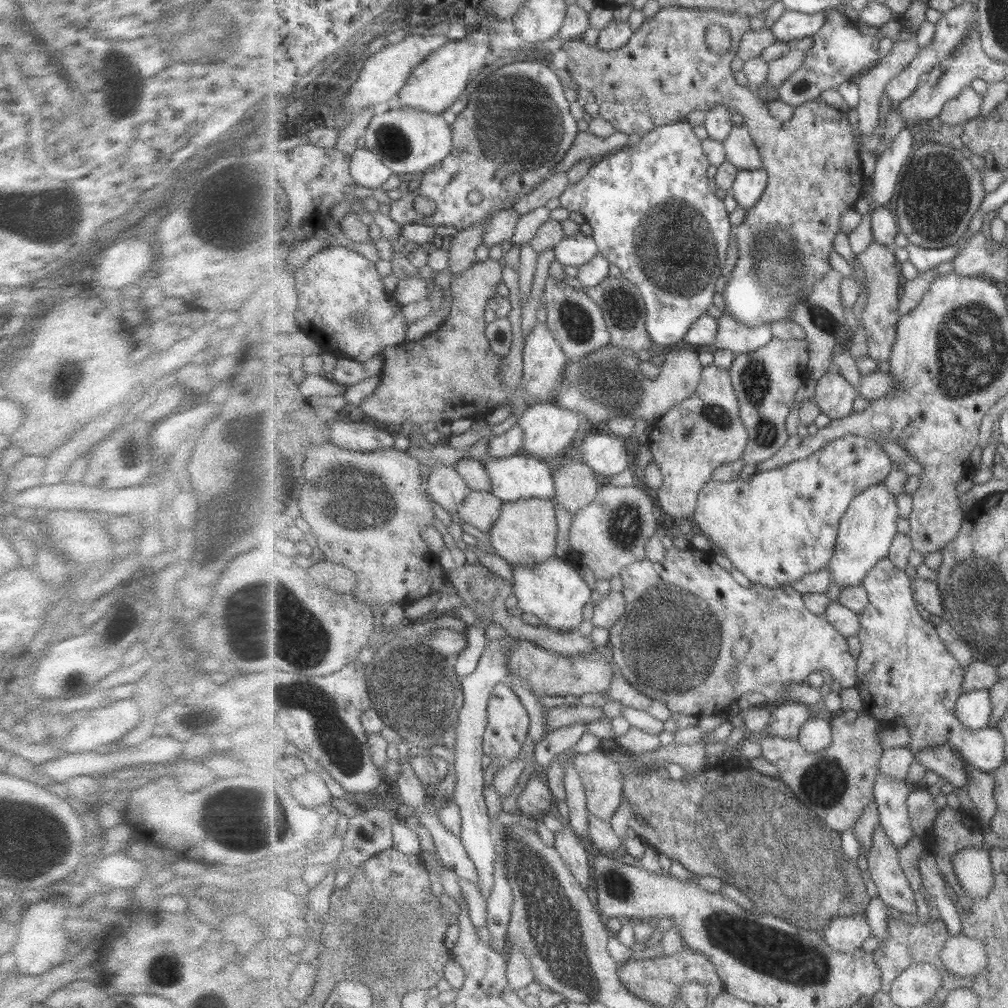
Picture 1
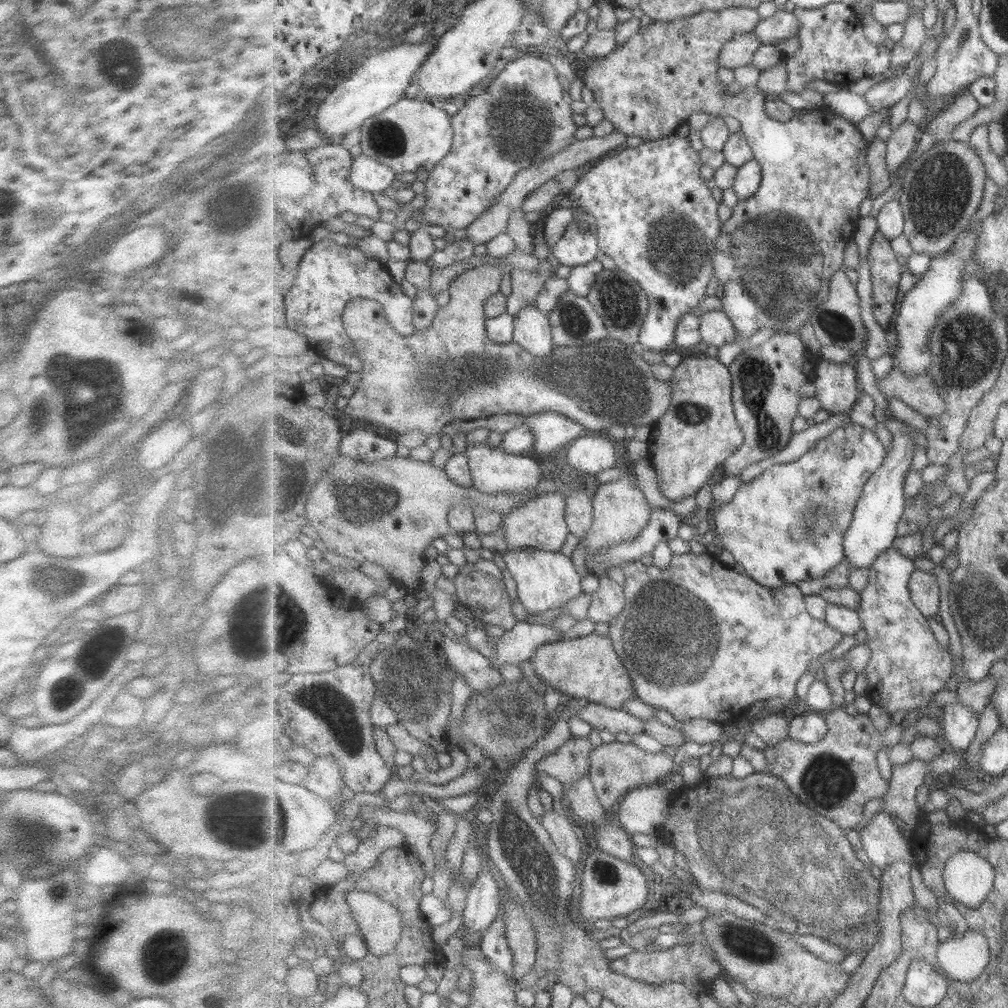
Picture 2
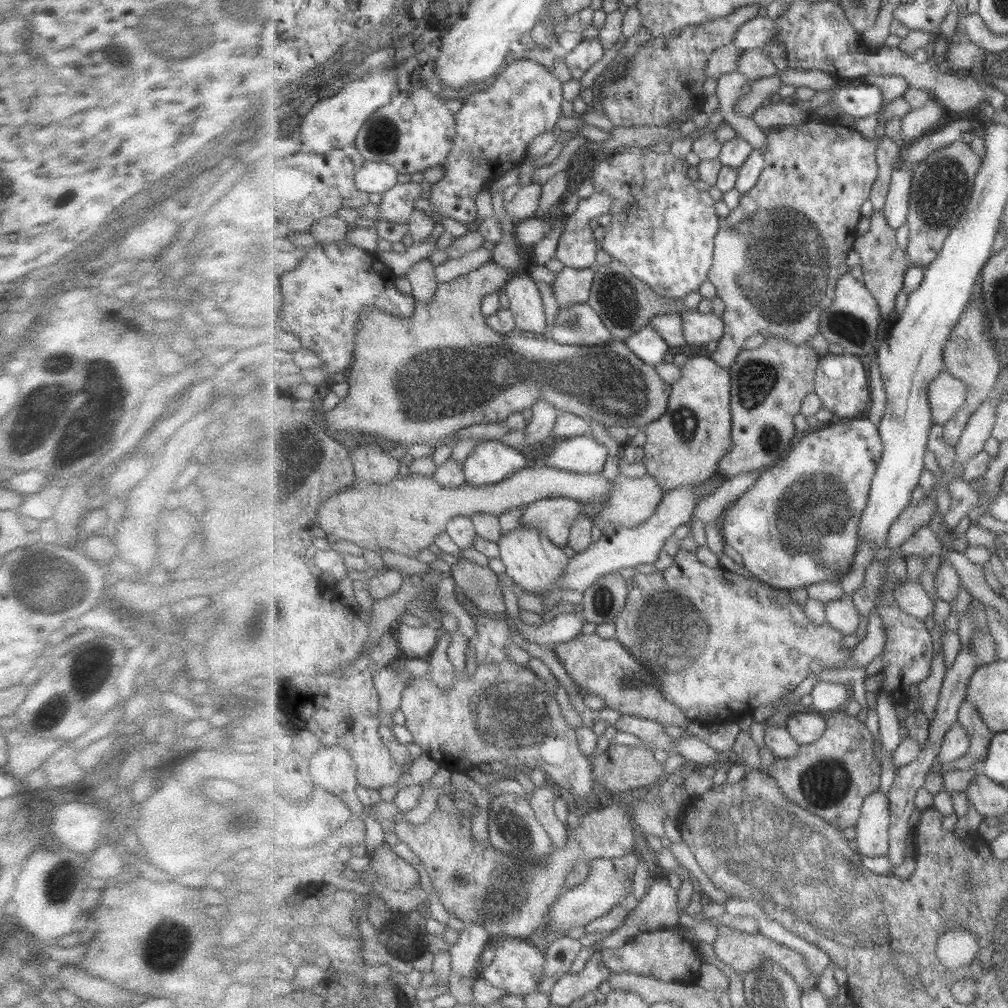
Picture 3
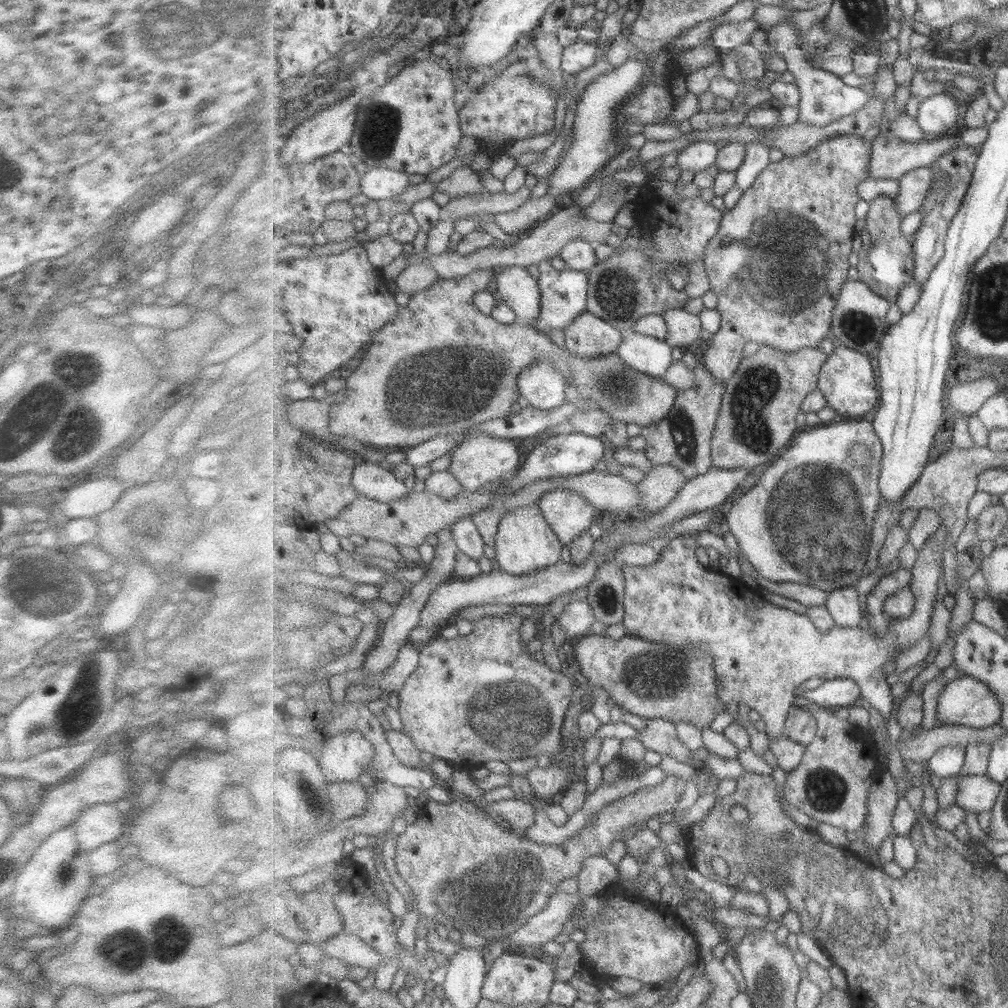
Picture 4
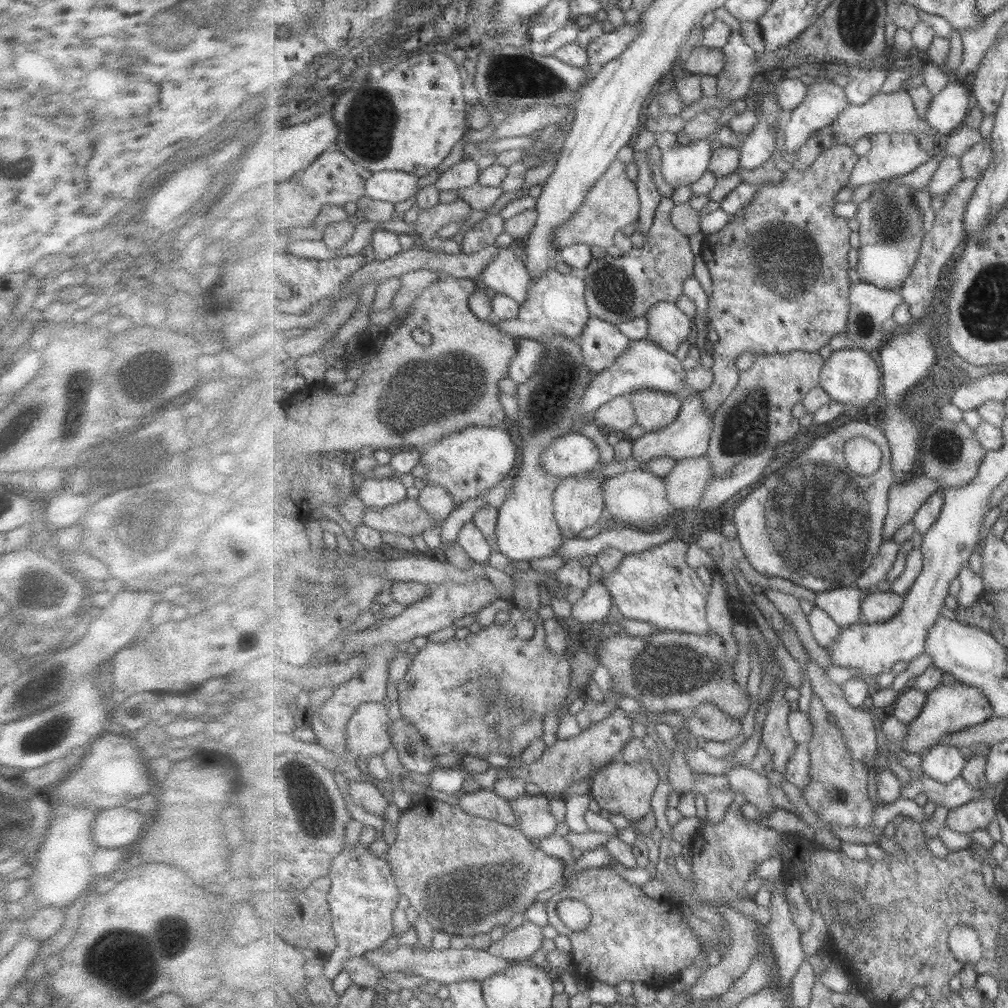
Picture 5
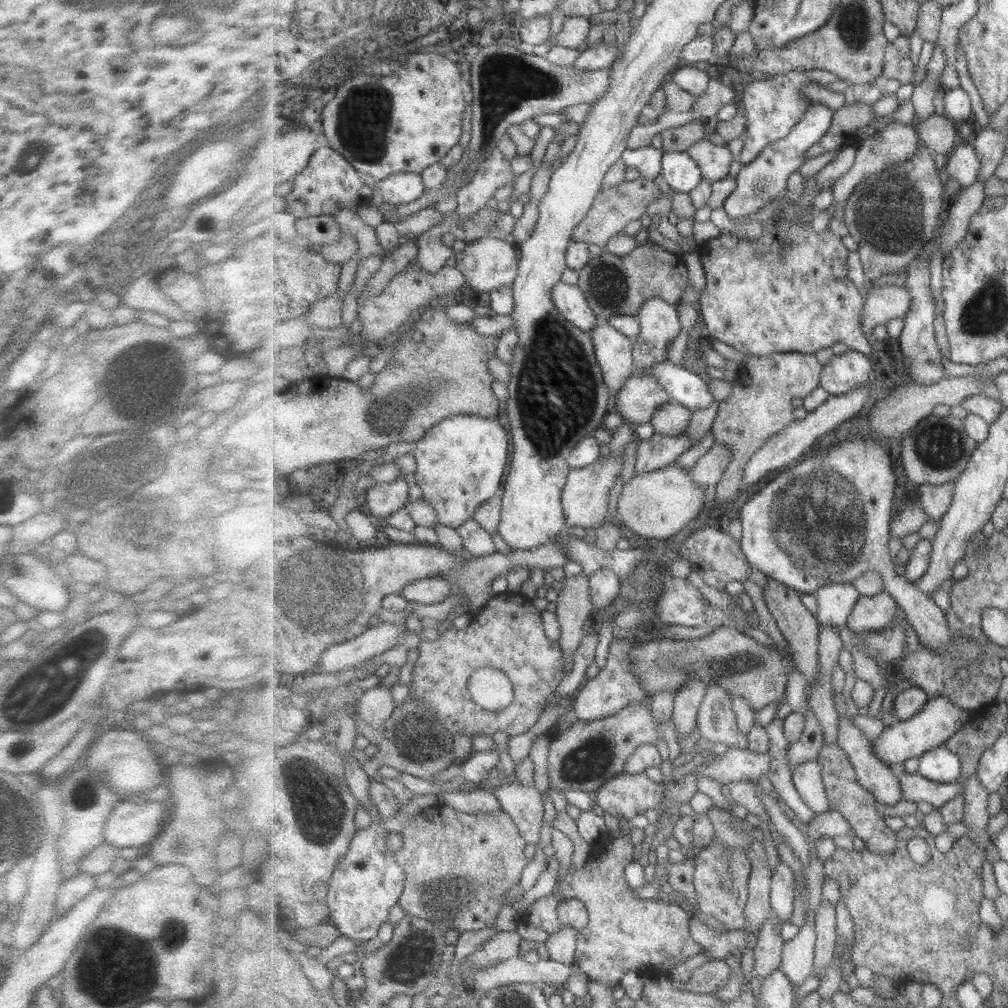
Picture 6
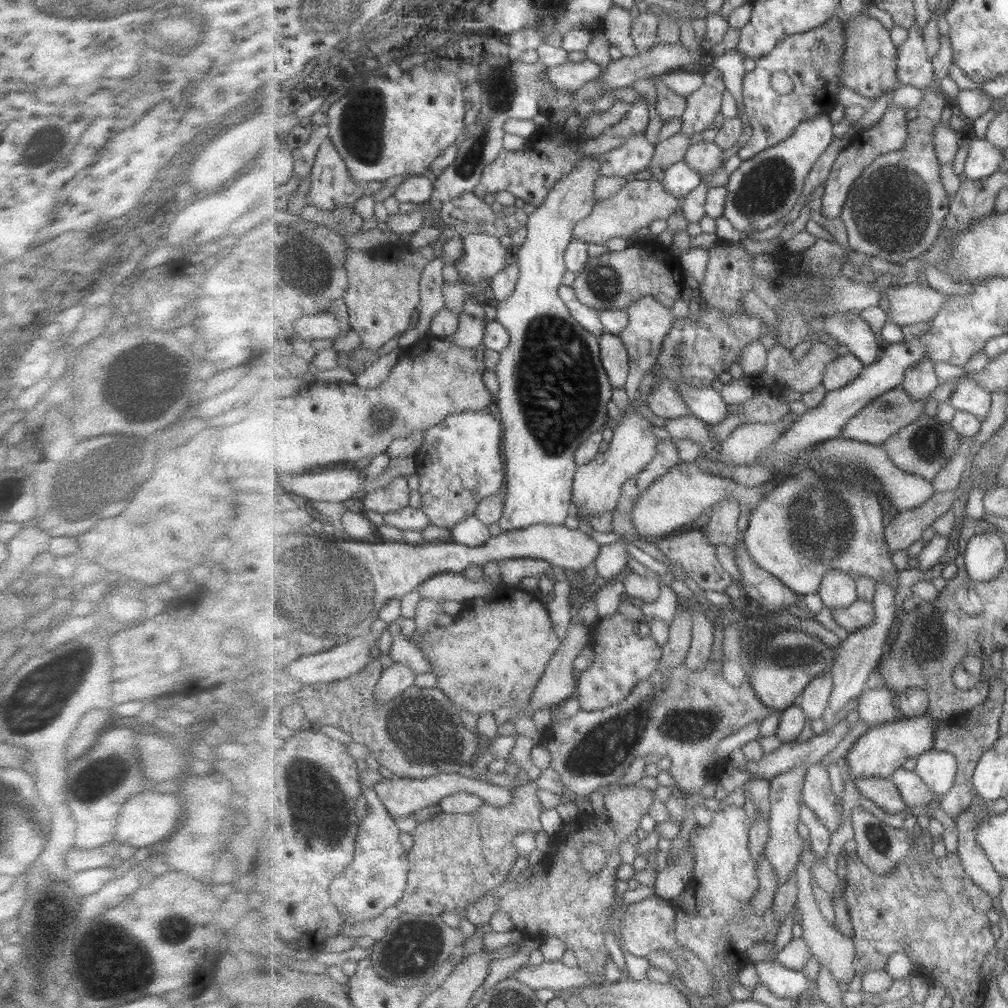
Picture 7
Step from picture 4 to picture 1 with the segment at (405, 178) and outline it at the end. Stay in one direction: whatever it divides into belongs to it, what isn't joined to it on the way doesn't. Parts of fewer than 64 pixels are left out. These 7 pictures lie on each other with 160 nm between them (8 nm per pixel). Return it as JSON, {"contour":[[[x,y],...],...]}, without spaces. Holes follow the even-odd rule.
{"contour":[[[365,147],[357,149],[352,154],[350,170],[357,185],[370,189],[385,184],[393,173],[392,169],[384,163],[384,159]]]}

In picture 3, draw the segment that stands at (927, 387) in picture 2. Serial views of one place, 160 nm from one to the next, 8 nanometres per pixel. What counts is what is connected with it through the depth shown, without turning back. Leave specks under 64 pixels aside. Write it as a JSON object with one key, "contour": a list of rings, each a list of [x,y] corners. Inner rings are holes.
{"contour":[[[946,371],[933,380],[929,390],[929,403],[933,408],[933,422],[943,425],[963,408],[967,400],[967,385]]]}

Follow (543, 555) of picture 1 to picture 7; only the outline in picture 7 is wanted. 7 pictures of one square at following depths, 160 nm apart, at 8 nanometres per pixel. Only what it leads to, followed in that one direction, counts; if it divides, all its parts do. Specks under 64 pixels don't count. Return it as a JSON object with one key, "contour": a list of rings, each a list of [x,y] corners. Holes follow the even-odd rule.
{"contour":[[[629,404],[623,414],[622,423],[619,426],[613,426],[613,437],[608,449],[589,464],[581,465],[577,470],[573,483],[573,508],[578,508],[582,514],[599,516],[616,510],[624,484],[636,479],[657,456],[656,446],[659,440],[655,440],[649,419],[640,413]]]}

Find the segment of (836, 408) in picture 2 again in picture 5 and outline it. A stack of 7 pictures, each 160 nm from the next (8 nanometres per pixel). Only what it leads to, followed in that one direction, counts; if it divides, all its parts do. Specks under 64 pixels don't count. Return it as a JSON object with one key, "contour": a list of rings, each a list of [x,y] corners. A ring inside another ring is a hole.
{"contour":[[[845,349],[832,352],[832,355],[826,360],[820,375],[819,387],[823,388],[832,401],[841,403],[845,407],[853,407],[860,410],[873,400],[877,400],[879,392],[881,393],[881,368],[873,360],[872,355],[865,350]]]}

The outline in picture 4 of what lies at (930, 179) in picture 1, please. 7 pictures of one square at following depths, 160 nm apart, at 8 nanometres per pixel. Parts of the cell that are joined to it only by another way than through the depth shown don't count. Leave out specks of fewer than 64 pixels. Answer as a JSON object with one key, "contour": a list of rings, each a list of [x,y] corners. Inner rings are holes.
{"contour":[[[961,146],[950,153],[944,154],[930,166],[935,175],[935,180],[932,182],[932,189],[929,189],[924,205],[920,208],[922,214],[920,227],[912,237],[916,265],[914,279],[921,286],[929,280],[932,270],[944,257],[949,227],[952,225],[952,220],[959,212],[965,195],[968,193],[979,156],[980,151],[975,150],[975,147]]]}

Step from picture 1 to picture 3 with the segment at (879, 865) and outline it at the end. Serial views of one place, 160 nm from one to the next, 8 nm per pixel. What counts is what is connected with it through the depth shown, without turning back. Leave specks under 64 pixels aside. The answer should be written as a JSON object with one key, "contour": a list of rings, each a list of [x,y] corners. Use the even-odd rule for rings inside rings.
{"contour":[[[874,792],[865,800],[861,819],[855,826],[859,855],[887,857],[890,852],[892,812],[889,796]]]}

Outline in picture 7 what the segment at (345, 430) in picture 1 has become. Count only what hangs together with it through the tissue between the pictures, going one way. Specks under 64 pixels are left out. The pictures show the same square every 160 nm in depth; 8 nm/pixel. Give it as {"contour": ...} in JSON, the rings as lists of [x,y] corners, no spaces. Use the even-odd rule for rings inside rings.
{"contour":[[[399,477],[385,487],[364,491],[363,504],[366,510],[384,515],[409,506],[409,491],[407,477]]]}

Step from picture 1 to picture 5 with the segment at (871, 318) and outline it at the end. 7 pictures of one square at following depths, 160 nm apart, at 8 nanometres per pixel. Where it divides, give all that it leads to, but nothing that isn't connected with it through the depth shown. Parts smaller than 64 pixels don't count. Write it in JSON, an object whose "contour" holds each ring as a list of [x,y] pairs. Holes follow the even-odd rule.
{"contour":[[[891,183],[881,189],[873,191],[870,197],[860,203],[856,216],[859,222],[858,263],[854,273],[861,277],[864,283],[884,287],[885,290],[901,291],[904,282],[909,278],[912,269],[920,256],[920,248],[926,231],[923,229],[923,217],[919,207],[913,202],[915,190],[907,185]]]}

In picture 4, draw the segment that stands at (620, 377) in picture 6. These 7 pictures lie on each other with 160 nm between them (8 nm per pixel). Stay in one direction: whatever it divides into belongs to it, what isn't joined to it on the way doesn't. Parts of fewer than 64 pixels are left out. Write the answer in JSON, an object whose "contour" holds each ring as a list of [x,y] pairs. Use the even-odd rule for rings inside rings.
{"contour":[[[585,311],[569,324],[569,328],[565,328],[564,341],[571,356],[581,360],[595,360],[616,353],[624,336],[611,323]]]}

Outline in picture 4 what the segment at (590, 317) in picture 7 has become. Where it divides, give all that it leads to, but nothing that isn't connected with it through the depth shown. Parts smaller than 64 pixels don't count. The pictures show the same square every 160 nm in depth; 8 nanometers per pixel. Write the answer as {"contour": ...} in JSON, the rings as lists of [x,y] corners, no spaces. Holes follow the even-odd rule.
{"contour":[[[551,259],[538,262],[537,271],[539,273],[537,284],[539,284],[542,294],[542,307],[540,310],[539,319],[533,322],[532,326],[535,330],[549,335],[552,330],[565,332],[565,328],[569,328],[569,324],[573,320],[577,320],[588,307],[588,288],[590,278],[587,272],[571,270],[564,268],[558,271],[553,268]]]}

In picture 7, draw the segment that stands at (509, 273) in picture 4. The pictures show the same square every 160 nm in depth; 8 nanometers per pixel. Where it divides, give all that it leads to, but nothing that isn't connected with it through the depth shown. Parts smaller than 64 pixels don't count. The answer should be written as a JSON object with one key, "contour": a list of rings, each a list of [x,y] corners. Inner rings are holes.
{"contour":[[[488,234],[464,235],[463,252],[455,262],[459,278],[468,284],[491,280],[507,264],[507,247]]]}

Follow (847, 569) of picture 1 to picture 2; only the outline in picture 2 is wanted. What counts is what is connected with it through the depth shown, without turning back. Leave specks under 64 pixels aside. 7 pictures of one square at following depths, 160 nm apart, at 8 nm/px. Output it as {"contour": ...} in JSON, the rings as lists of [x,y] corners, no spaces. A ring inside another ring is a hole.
{"contour":[[[893,434],[884,465],[873,474],[864,486],[856,504],[852,524],[844,536],[844,553],[853,568],[869,568],[886,550],[893,547],[898,537],[898,524],[904,515],[908,496],[904,491],[905,476],[911,472],[911,459],[915,441],[911,435]]]}

